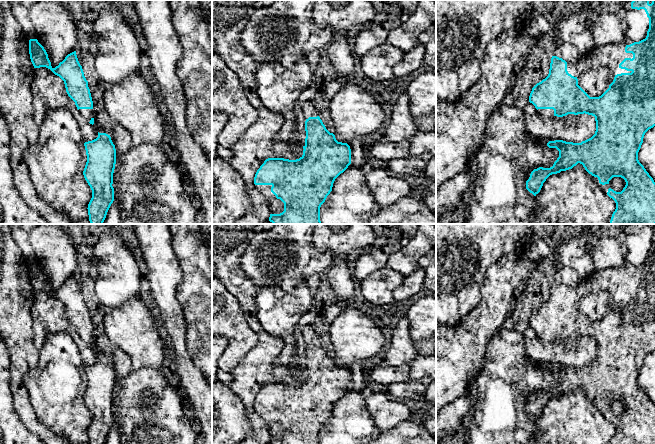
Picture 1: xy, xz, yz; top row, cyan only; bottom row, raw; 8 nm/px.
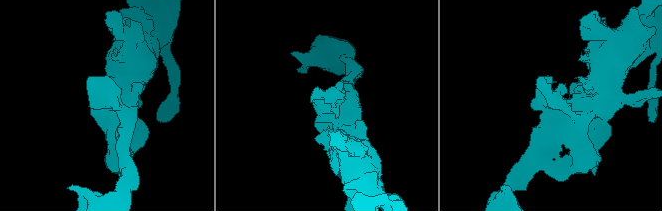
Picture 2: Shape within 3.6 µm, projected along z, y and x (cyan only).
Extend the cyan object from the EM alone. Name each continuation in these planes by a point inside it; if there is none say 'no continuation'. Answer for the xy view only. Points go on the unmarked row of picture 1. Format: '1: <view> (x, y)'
1: xy (86, 337)

